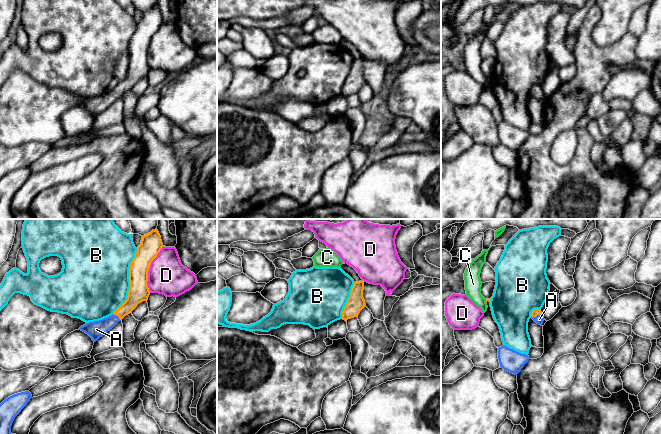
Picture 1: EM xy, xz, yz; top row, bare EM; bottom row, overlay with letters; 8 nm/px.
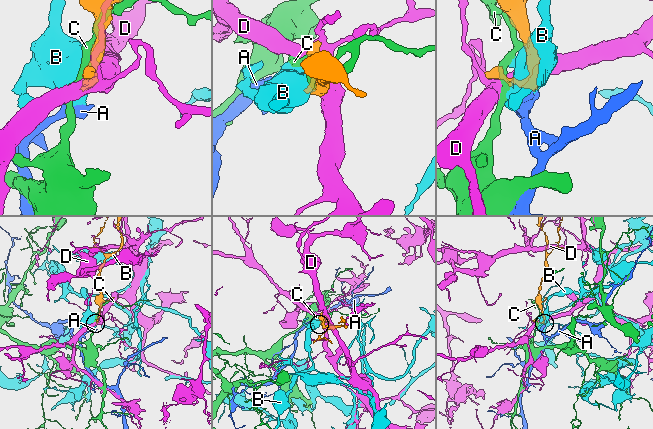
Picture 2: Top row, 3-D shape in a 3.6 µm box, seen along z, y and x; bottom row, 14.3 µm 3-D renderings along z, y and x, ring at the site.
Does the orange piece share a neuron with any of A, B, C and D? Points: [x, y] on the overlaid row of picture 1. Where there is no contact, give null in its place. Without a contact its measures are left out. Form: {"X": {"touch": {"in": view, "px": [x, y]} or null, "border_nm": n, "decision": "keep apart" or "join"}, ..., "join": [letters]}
{"A": {"touch": {"in": "yz", "px": [536, 315]}, "border_nm": 90, "decision": "join"}, "B": {"touch": {"in": "xy", "px": [129, 280]}, "border_nm": 550, "decision": "keep apart"}, "C": {"touch": {"in": "yz", "px": [486, 301]}, "border_nm": 40, "decision": "keep apart"}, "D": {"touch": {"in": "xy", "px": [148, 269]}, "border_nm": 400, "decision": "keep apart"}, "join": ["A"]}

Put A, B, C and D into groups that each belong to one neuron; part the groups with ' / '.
A / B / C / D

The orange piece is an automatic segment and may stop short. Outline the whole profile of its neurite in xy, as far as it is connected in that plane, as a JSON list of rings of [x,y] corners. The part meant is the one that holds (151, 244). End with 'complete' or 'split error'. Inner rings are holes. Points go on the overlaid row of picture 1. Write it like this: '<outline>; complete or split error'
[[[157,229],[142,236],[141,244],[137,247],[129,268],[130,288],[127,300],[111,316],[89,322],[81,326],[79,330],[88,334],[96,342],[126,315],[132,313],[139,303],[147,301],[150,295],[147,286],[148,271],[151,262],[157,257],[162,247],[163,243]]]; split error

